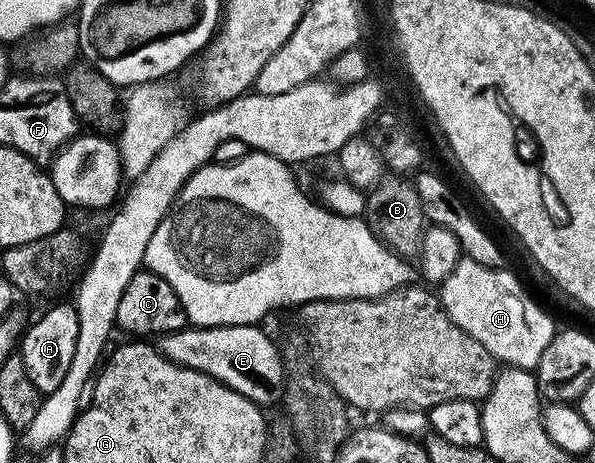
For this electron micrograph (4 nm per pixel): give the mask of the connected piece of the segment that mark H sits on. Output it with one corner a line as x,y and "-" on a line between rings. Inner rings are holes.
463,256
456,263
452,275
440,286
440,300
444,311
476,343
489,351
495,362
515,369
537,370
544,347
552,343
556,332
554,321
526,294
526,289
506,270
489,269

